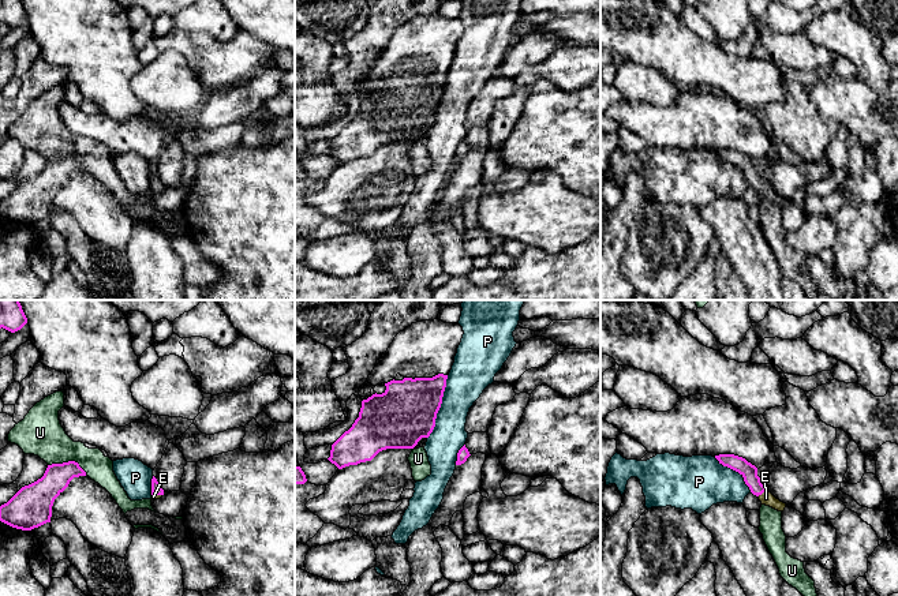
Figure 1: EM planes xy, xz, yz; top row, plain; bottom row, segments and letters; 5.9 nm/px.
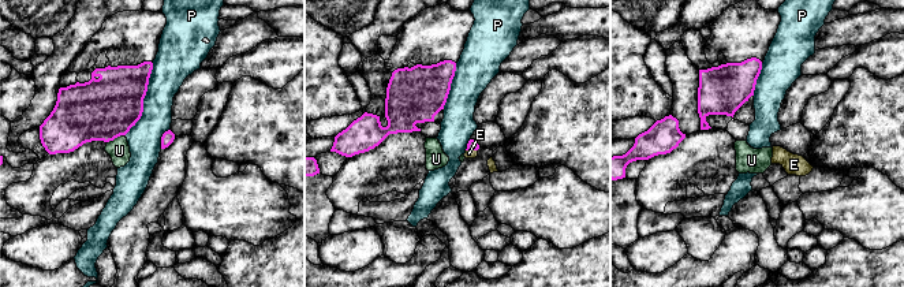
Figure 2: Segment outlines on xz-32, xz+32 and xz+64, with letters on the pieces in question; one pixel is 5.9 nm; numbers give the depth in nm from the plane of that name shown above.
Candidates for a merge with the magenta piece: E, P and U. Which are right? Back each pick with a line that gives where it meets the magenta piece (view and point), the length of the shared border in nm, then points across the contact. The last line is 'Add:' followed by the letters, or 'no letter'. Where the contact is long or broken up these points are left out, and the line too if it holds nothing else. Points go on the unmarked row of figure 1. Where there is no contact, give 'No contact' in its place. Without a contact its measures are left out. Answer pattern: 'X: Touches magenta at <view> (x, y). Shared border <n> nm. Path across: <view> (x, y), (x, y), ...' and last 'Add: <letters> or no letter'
E: Touches magenta at yz (762, 187). Shared border 70 nm. Path across: yz (749, 167), (751, 173), (762, 187), (766, 192)
Add: E

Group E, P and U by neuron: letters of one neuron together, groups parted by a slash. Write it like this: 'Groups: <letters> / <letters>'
Groups: E / P / U

